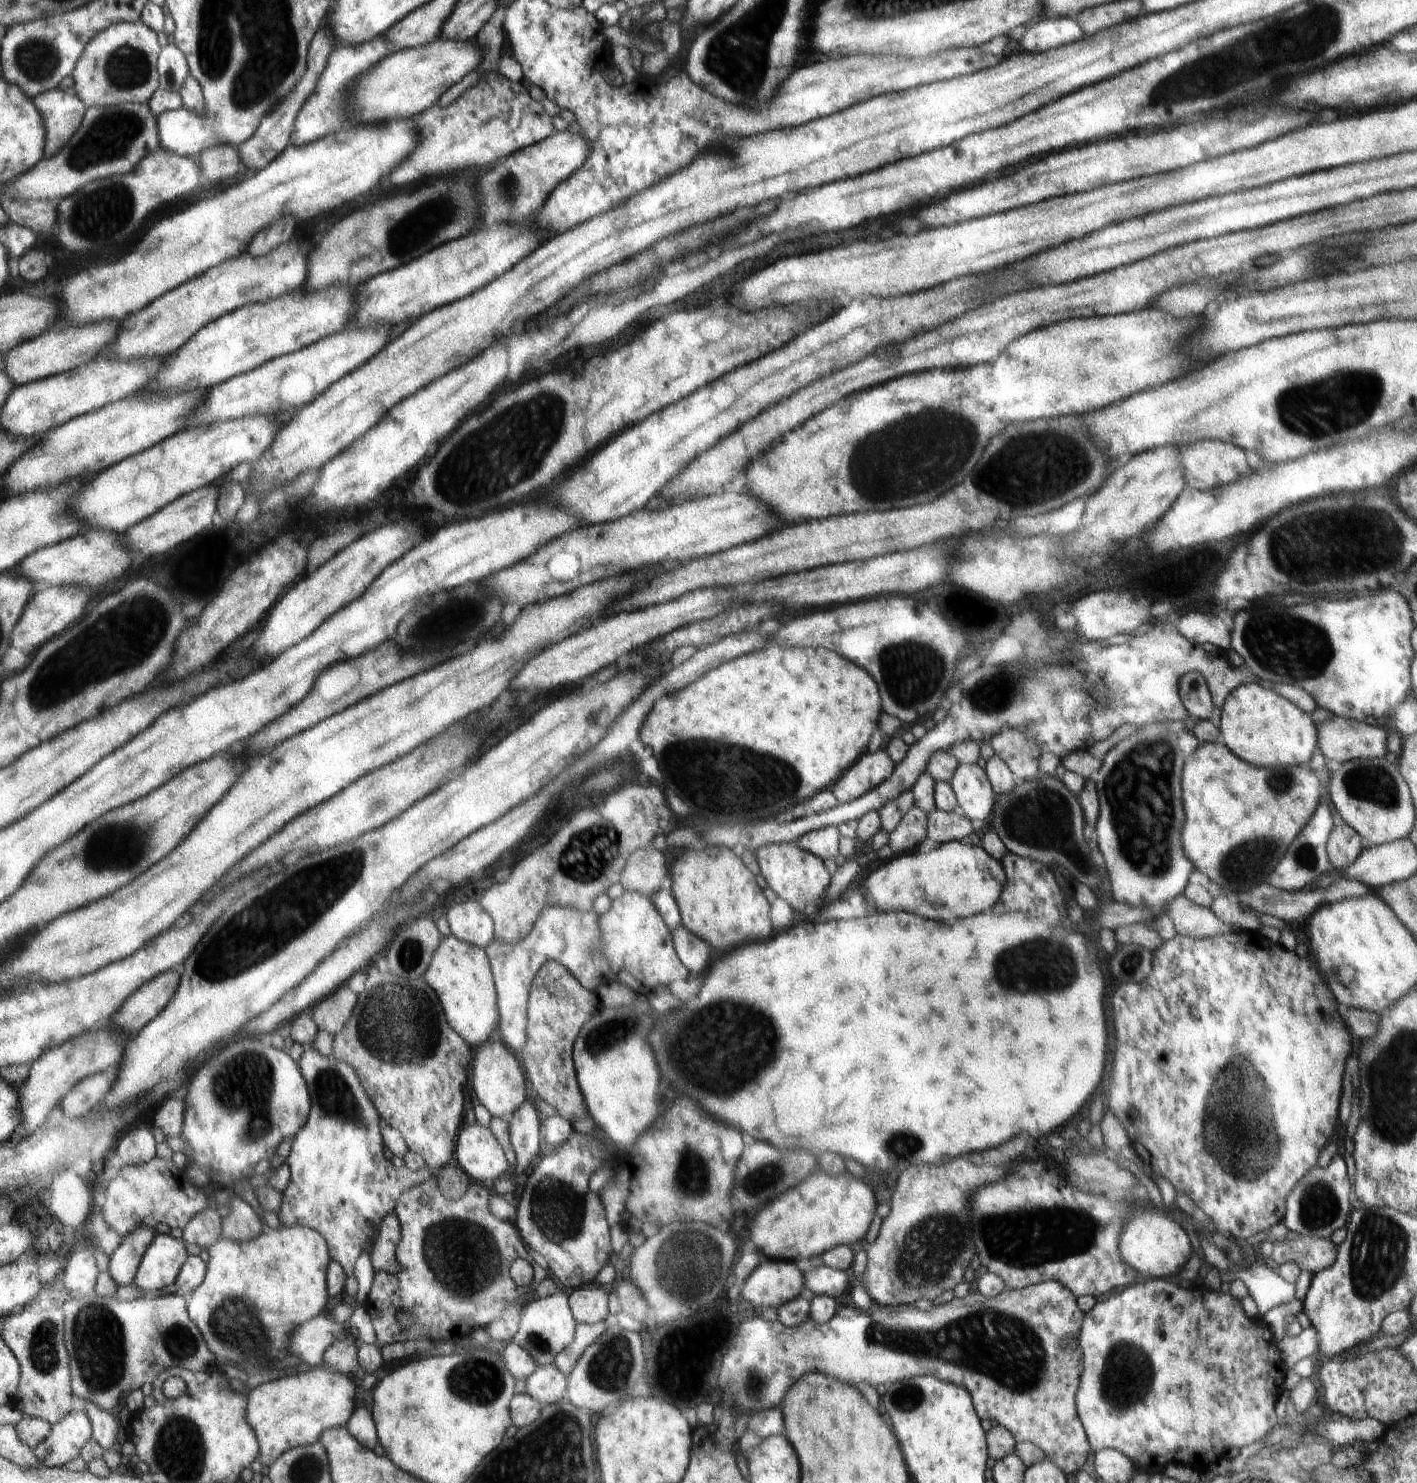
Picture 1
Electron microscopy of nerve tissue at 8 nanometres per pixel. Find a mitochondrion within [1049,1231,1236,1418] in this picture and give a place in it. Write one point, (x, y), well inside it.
(1121, 1397)

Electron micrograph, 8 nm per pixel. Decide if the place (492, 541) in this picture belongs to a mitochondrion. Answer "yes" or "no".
no

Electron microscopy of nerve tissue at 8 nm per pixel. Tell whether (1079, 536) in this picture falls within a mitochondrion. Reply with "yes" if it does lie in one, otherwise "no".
no

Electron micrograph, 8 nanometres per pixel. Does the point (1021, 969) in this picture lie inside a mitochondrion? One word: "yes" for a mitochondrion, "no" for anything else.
yes

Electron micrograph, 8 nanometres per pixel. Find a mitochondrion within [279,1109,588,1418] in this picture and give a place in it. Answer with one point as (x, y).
(465, 1259)

